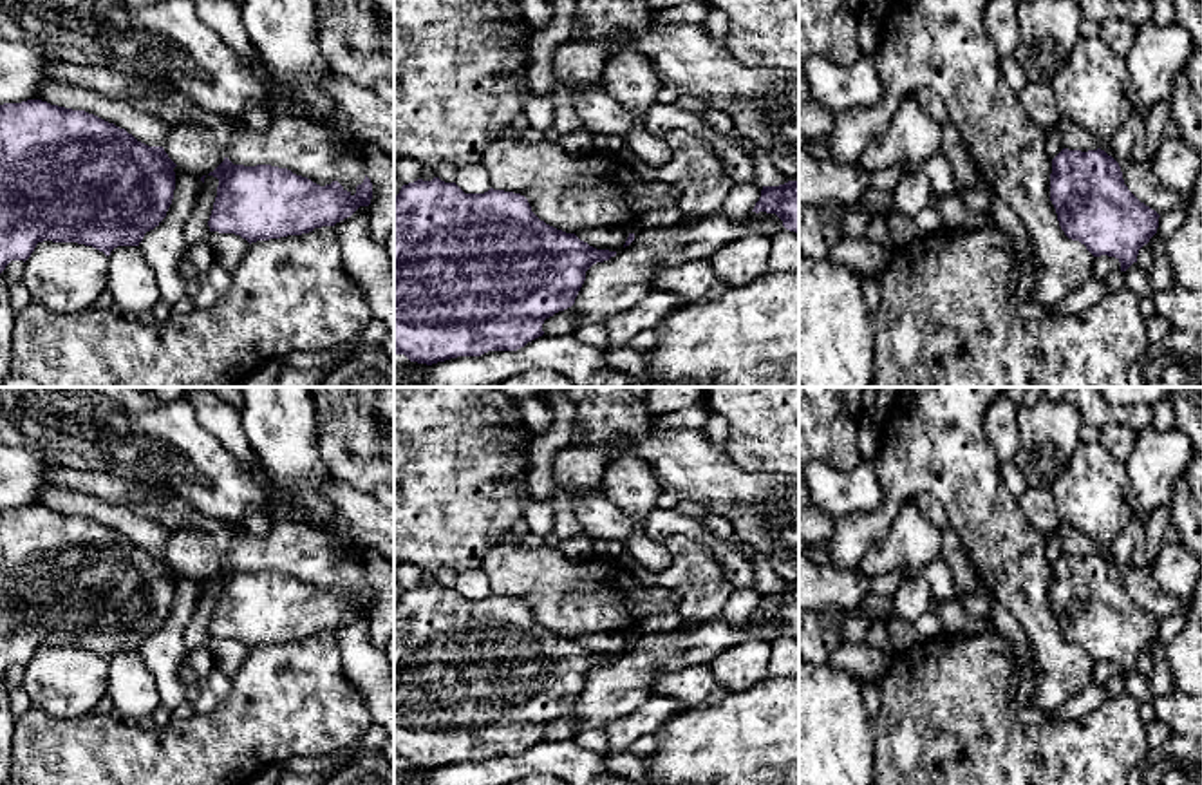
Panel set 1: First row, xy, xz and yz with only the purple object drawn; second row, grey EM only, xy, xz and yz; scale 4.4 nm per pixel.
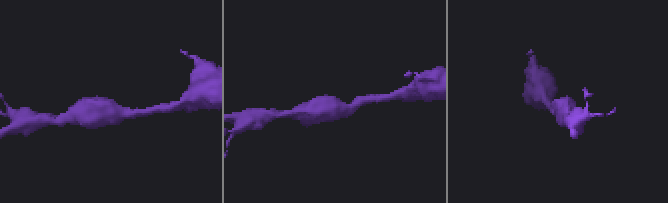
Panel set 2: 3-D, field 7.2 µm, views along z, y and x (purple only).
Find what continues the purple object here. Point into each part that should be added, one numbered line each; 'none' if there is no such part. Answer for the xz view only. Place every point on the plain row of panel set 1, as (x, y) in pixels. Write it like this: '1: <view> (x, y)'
none

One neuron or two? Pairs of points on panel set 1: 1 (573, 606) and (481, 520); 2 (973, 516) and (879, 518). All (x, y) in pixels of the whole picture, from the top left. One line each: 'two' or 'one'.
1: two
2: one

